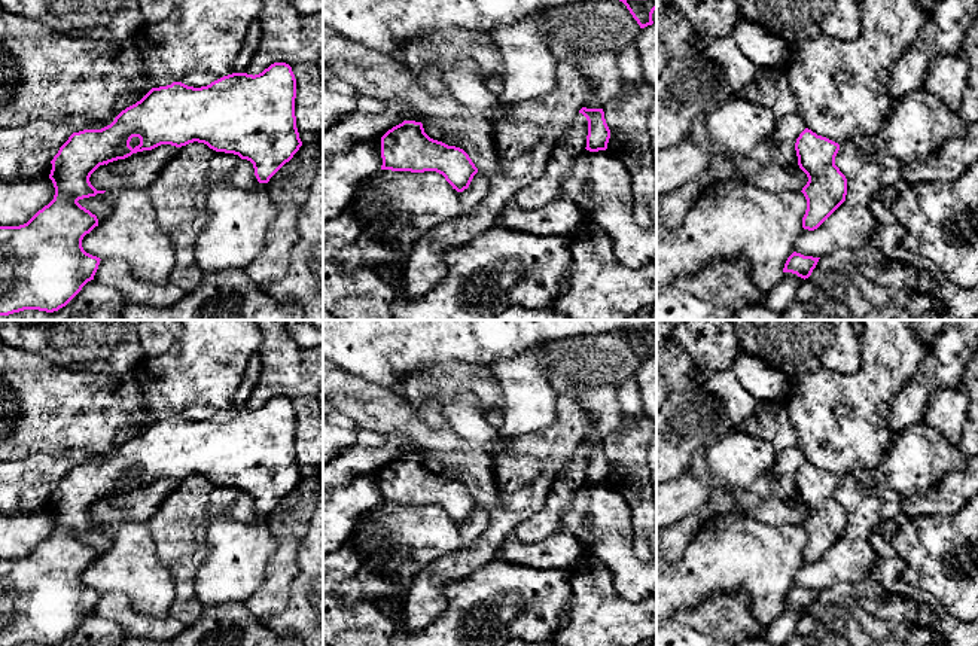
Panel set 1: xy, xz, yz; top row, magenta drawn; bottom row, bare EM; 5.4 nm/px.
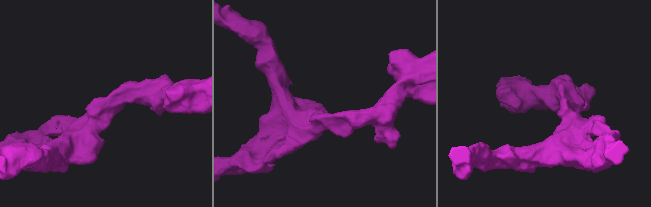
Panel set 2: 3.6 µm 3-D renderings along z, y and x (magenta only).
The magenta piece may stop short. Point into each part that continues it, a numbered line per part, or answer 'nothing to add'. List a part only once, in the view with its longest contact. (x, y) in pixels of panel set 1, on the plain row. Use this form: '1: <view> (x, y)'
nothing to add

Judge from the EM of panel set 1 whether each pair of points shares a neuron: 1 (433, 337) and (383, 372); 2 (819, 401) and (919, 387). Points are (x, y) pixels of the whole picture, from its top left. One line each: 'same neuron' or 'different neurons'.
1: same neuron
2: different neurons

